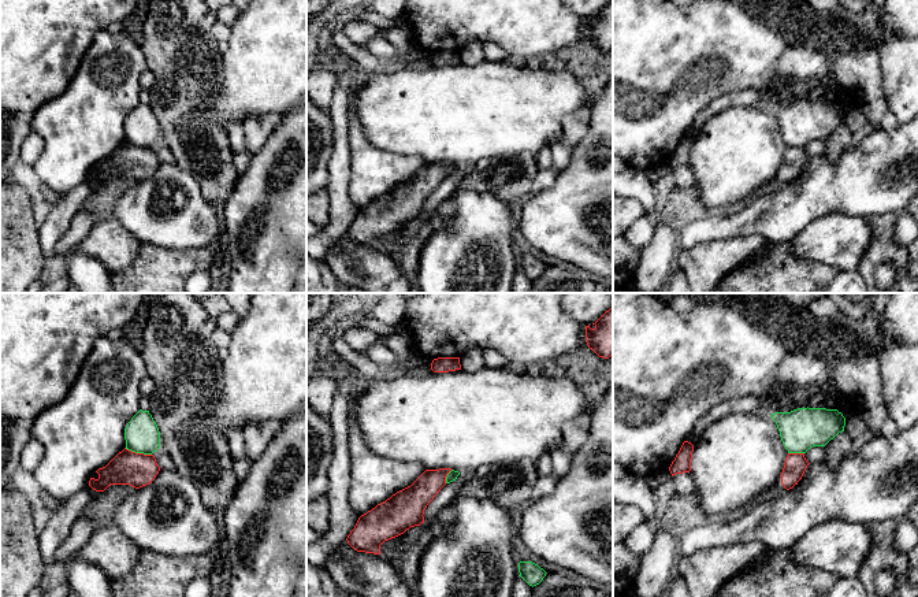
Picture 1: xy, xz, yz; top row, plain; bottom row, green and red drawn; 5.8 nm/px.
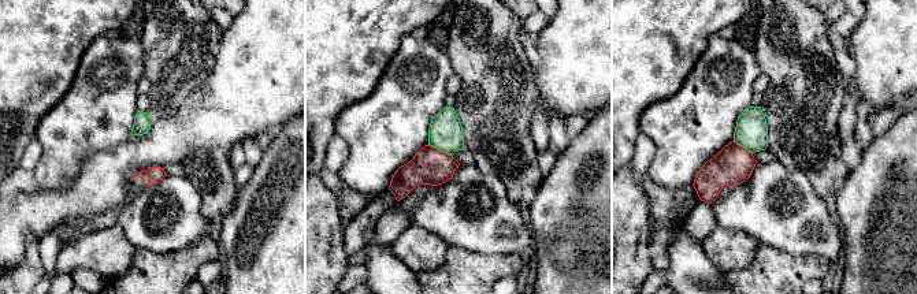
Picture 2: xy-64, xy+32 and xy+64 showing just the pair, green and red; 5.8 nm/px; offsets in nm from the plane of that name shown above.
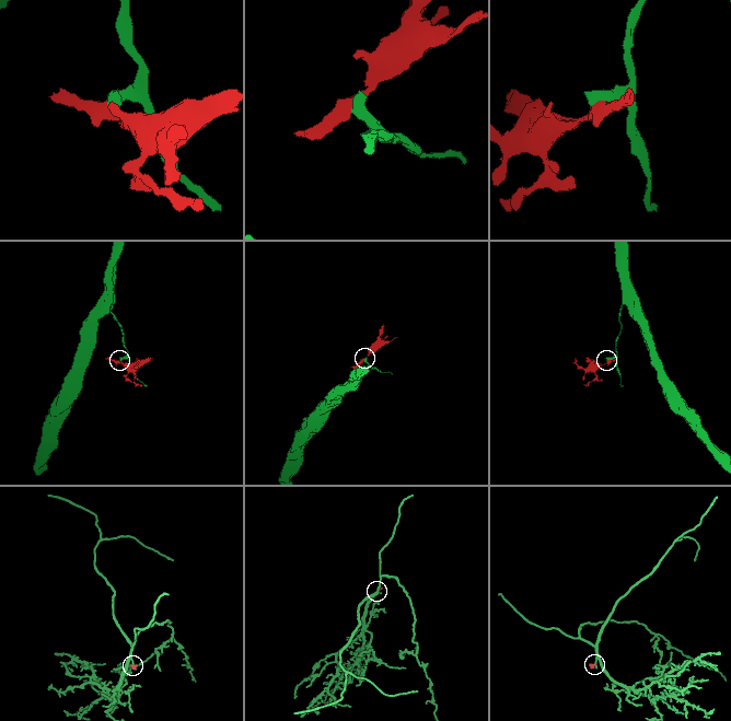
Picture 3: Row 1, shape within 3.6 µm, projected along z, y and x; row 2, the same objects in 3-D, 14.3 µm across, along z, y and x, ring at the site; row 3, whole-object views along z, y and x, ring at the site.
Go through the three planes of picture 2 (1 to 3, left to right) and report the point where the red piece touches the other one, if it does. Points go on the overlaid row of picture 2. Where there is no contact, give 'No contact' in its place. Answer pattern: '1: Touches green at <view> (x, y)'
1: No contact
2: Touches green at xy+32 (441, 149)
3: Touches green at xy+64 (743, 146)

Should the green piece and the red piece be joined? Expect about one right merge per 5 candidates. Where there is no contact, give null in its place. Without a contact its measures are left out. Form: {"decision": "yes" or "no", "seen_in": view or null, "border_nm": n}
{"decision": "no", "seen_in": "xy", "border_nm": 170}

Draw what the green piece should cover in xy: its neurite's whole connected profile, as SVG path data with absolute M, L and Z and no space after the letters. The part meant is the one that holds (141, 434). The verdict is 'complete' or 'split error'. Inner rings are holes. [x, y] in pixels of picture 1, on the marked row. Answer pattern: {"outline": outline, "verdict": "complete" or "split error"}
{"outline": "M140 409L124 429L126 449L152 455L160 448L160 431L149 411Z", "verdict": "complete"}

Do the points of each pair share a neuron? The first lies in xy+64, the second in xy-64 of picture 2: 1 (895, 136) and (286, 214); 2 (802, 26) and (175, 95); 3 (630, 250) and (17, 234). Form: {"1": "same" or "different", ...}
{"1": "same", "2": "same", "3": "different"}

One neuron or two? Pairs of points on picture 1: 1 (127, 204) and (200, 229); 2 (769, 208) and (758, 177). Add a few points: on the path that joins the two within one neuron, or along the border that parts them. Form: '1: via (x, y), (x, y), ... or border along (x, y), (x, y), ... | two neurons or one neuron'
1: via (145, 210), (156, 217), (178, 217), (182, 219) | one neuron
2: border along (770, 186), (735, 208) | two neurons

